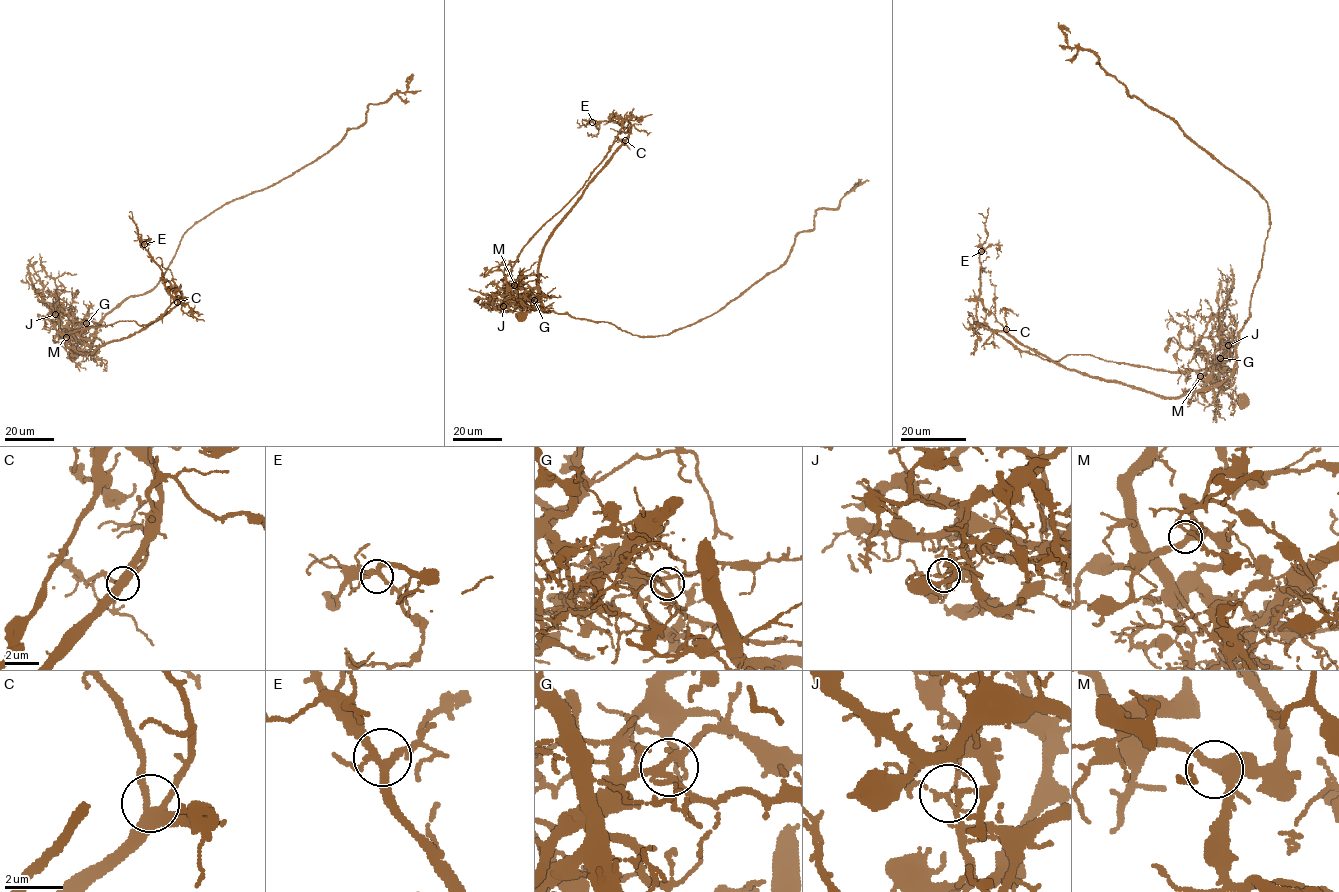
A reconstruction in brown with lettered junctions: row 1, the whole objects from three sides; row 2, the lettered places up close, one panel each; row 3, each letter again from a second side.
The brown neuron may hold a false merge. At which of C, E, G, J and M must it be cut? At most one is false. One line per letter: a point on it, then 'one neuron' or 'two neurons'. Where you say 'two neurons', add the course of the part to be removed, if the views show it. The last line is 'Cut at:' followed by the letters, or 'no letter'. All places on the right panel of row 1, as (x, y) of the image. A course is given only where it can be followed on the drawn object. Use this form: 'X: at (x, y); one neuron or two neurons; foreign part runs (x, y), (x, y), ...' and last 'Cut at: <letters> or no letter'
C: at (1006, 329); one neuron
E: at (981, 251); one neuron
G: at (1220, 358); one neuron
J: at (1228, 345); two neurons; foreign part runs (1228, 345), (1205, 387), (1235, 363), (1268, 203), (1070, 47), (1070, 33)
M: at (1200, 376); one neuron
Cut at: J

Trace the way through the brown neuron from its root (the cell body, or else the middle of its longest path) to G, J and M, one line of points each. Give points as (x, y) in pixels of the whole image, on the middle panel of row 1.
G: (523, 317), (530, 312), (517, 298), (534, 300)
J: (523, 317), (530, 312), (515, 296), (506, 300), (503, 306)
M: (523, 317), (530, 312), (516, 298), (519, 295), (516, 291), (519, 287), (514, 285)

